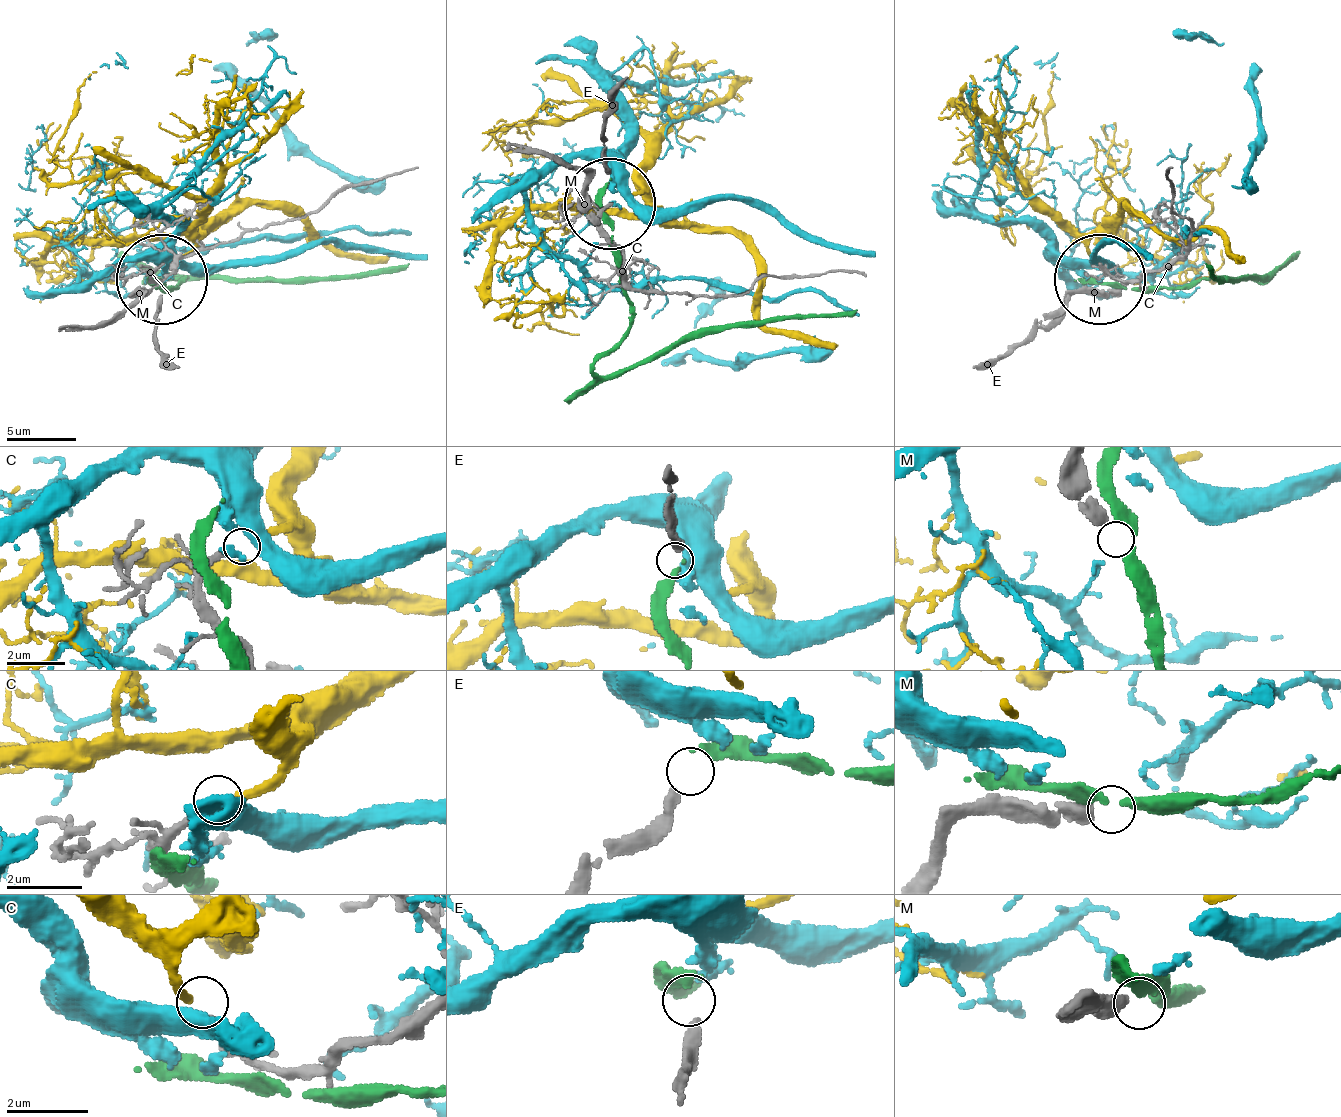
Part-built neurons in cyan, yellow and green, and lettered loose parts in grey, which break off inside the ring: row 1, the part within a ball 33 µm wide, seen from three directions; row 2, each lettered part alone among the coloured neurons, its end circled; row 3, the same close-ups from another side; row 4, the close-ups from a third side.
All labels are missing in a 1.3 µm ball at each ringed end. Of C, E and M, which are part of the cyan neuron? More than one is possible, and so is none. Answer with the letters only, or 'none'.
none

